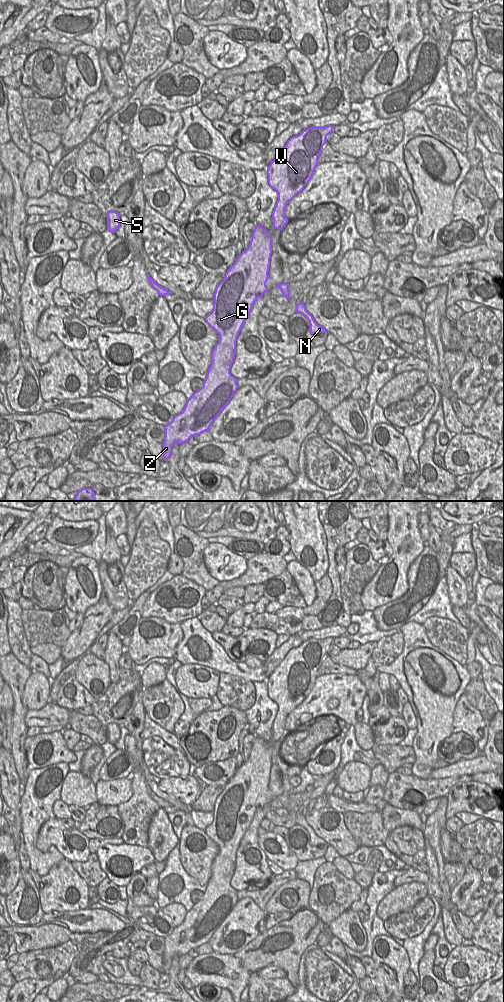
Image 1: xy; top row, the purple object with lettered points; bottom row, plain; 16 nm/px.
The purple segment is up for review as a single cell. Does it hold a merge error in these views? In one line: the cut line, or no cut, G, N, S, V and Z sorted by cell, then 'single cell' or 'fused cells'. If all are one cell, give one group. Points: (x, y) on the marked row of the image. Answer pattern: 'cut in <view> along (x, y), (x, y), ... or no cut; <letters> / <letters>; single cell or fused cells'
no cut; G N S V Z; single cell

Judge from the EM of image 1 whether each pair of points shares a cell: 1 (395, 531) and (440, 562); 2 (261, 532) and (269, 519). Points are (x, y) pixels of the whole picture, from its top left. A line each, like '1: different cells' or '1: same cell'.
1: different cells
2: same cell

